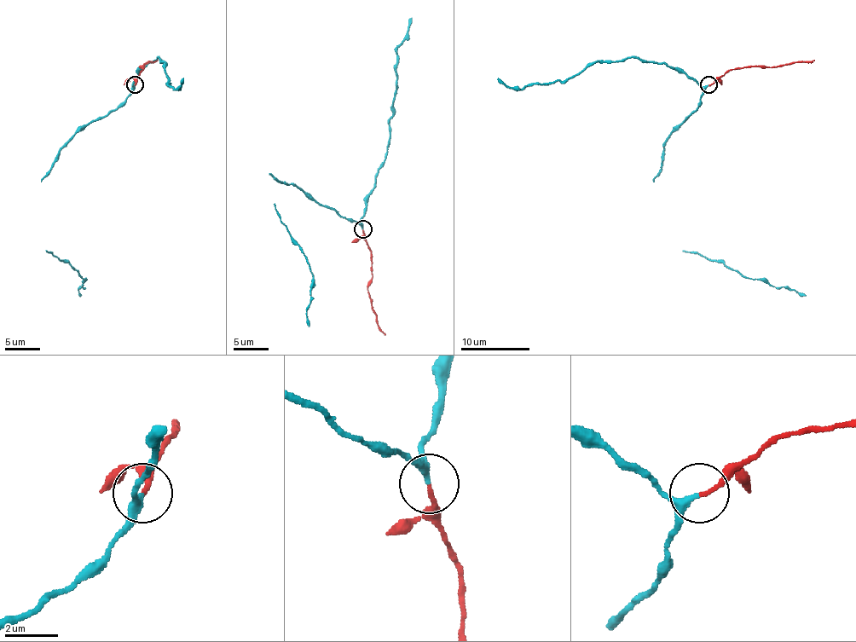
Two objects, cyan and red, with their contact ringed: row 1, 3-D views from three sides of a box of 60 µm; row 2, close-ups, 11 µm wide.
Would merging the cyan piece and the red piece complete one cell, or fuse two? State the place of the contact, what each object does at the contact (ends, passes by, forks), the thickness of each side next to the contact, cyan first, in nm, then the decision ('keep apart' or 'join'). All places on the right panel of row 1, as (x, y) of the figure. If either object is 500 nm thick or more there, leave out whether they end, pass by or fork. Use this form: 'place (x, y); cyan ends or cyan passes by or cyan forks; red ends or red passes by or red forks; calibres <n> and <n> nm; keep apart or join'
place (708, 84); cyan passes by; red ends; calibres 200 and 150 nm; join

